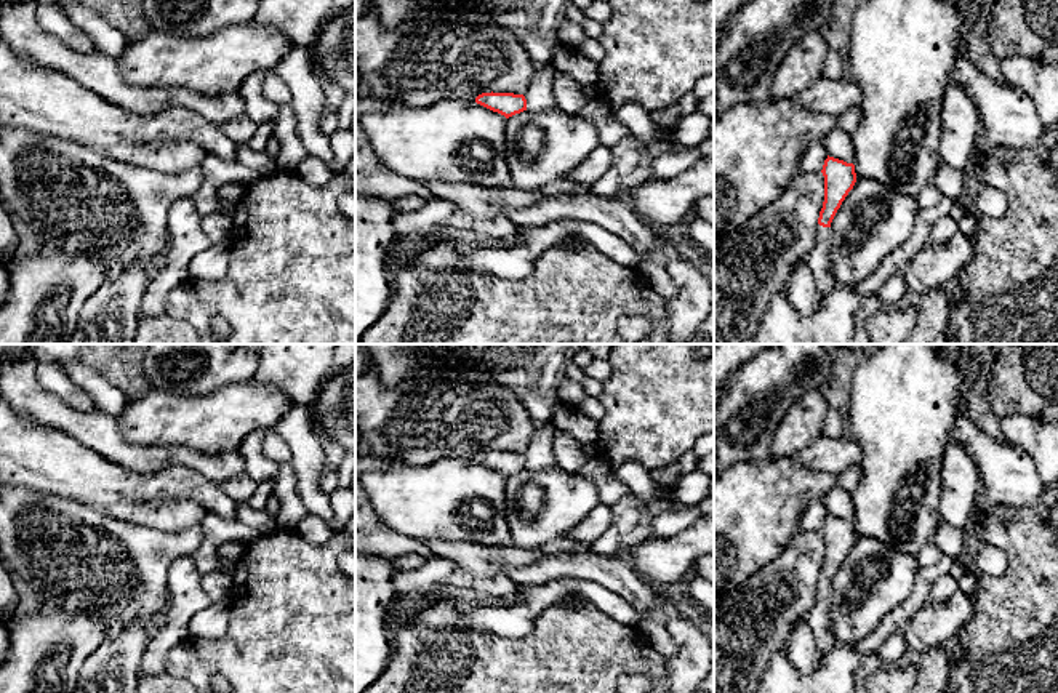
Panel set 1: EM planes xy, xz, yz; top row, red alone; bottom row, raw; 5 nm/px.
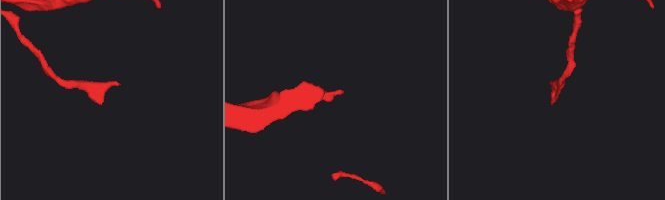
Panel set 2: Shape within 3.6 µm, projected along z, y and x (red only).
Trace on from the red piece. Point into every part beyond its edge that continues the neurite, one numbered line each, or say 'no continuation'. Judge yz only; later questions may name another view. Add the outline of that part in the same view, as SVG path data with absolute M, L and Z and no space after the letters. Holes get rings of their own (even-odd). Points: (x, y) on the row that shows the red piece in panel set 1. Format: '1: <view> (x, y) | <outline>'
1: yz (818, 258) | M818 224L815 246L807 258L821 296L837 290L829 256L829 235L831 229Z

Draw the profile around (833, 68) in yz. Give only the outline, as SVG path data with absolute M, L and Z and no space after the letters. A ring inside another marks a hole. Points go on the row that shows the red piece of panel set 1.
M829 50L823 66L823 75L832 80L844 77L844 64L837 51Z

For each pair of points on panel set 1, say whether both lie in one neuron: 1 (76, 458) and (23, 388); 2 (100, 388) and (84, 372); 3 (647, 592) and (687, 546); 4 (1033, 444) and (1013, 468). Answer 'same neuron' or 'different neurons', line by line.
1: different neurons
2: same neuron
3: different neurons
4: different neurons

